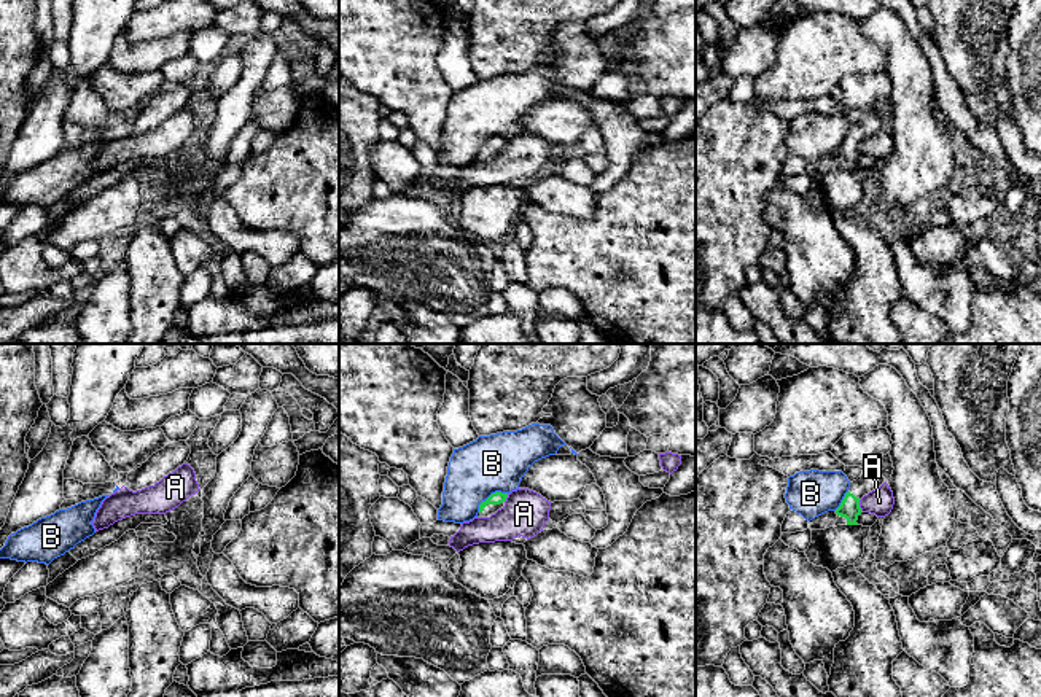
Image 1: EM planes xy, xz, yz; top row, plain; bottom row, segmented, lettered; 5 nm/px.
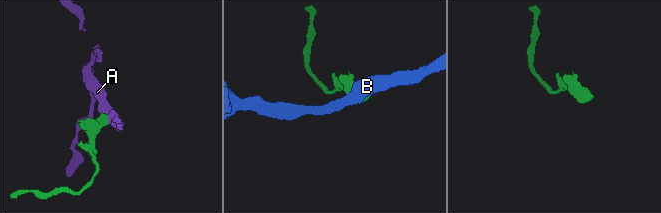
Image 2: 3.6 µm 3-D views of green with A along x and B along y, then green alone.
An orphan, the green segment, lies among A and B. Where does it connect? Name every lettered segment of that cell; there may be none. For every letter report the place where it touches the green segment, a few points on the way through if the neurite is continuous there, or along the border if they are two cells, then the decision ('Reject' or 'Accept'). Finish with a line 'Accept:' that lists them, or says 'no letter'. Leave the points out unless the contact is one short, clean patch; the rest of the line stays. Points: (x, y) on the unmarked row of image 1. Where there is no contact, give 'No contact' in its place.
A: Touches green at yz (858, 150). Boundary: yz (858, 144), (858, 150), (863, 155). Reject
B: Touches green at xz (491, 139). Reject
Accept: no letter

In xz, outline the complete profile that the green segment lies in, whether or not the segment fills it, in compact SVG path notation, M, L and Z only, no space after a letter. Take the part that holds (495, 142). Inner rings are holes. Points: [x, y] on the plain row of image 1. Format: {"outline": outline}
{"outline": "M495 135L479 148L478 161L490 161L505 150L508 137Z"}

